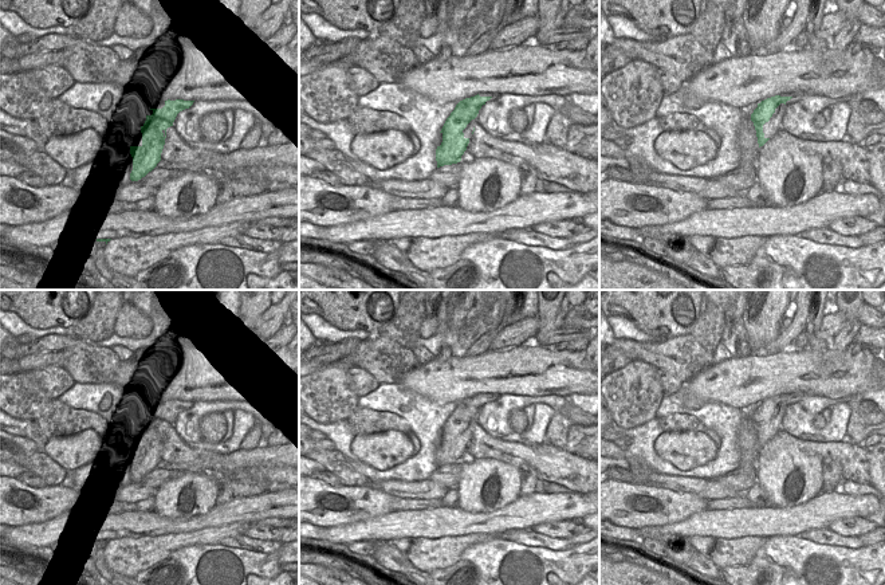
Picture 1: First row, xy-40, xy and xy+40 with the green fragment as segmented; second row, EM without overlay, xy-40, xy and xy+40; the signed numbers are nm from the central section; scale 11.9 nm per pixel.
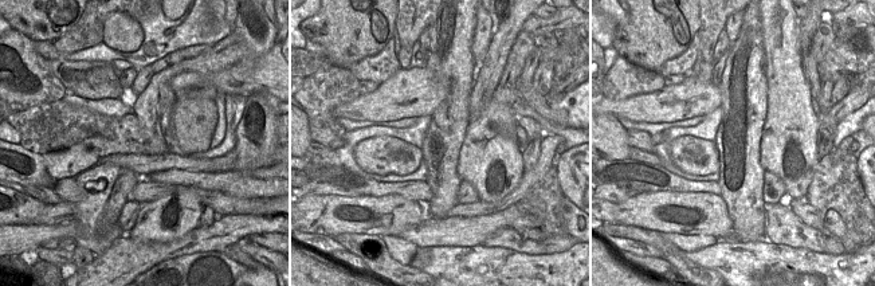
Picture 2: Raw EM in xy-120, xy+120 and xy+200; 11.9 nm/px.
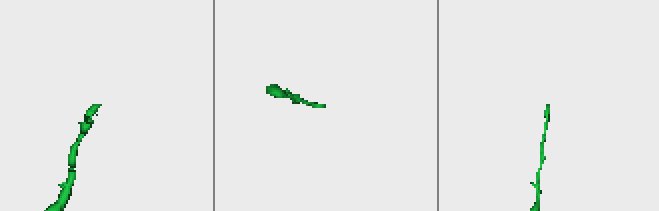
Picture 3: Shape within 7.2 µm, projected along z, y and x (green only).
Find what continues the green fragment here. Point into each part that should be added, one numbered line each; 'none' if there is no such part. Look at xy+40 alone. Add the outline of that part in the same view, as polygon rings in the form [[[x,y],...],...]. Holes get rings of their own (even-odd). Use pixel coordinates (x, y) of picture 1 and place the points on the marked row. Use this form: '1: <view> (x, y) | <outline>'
1: xy+40 (770, 128) | [[[780,103],[768,122],[763,125],[764,138],[771,138],[778,130],[782,129],[782,119],[784,115],[787,105]]]

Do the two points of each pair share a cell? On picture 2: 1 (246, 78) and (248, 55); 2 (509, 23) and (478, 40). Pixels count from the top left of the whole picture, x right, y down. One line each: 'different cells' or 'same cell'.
1: different cells
2: different cells

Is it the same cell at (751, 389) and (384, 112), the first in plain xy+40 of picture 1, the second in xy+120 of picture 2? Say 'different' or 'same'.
same

